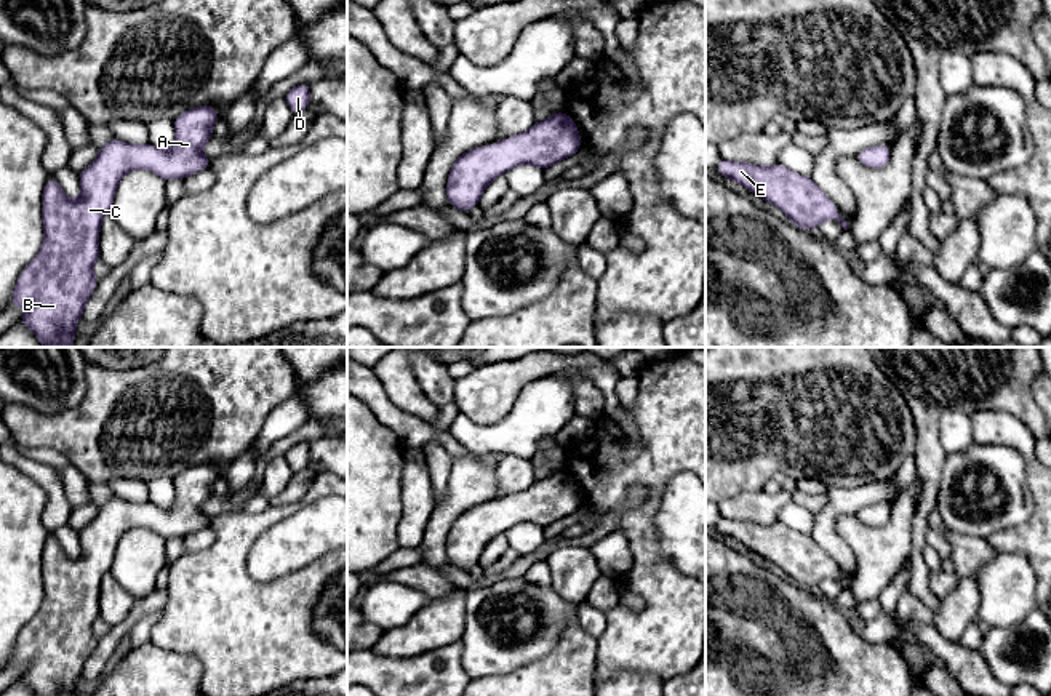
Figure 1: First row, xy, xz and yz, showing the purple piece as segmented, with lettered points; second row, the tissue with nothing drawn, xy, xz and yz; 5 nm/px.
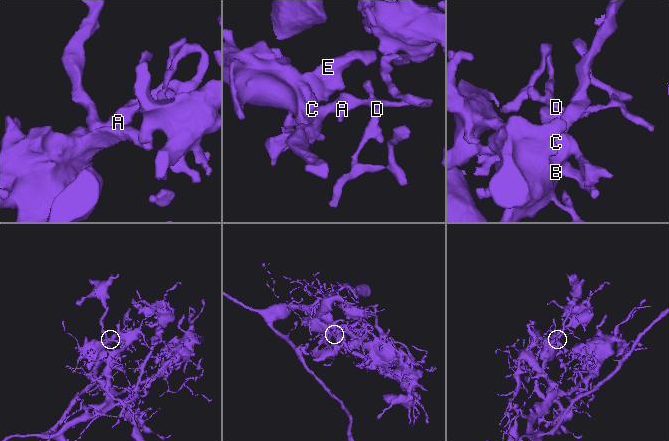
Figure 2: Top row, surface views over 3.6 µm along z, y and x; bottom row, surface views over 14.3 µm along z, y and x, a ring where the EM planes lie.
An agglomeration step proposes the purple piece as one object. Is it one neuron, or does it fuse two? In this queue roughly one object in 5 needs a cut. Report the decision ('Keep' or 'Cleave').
Keep

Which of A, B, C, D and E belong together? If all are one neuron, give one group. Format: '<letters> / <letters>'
A B C D E

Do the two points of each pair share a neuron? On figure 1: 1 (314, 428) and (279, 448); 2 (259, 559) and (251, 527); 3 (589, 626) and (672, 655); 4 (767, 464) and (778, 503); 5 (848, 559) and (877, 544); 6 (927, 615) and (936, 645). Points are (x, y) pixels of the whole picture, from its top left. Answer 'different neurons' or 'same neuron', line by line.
1: same neuron
2: different neurons
3: different neurons
4: different neurons
5: different neurons
6: different neurons

